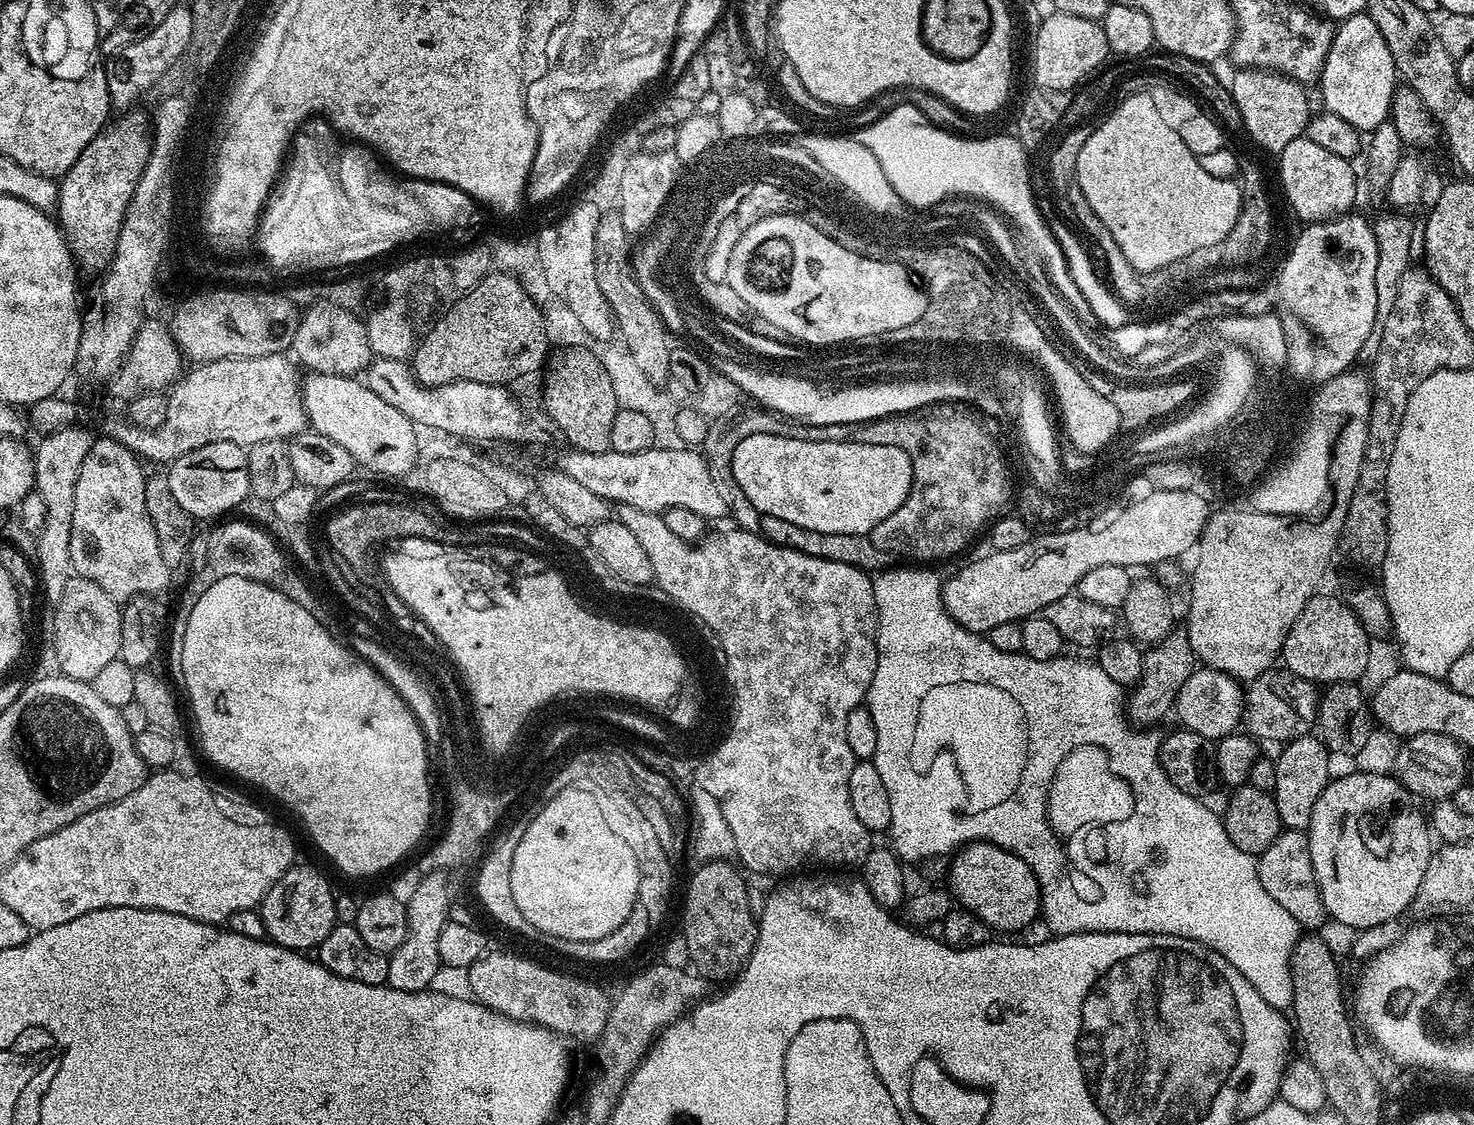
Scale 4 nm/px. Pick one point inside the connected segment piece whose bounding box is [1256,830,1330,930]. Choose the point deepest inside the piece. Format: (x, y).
(1285, 868)

